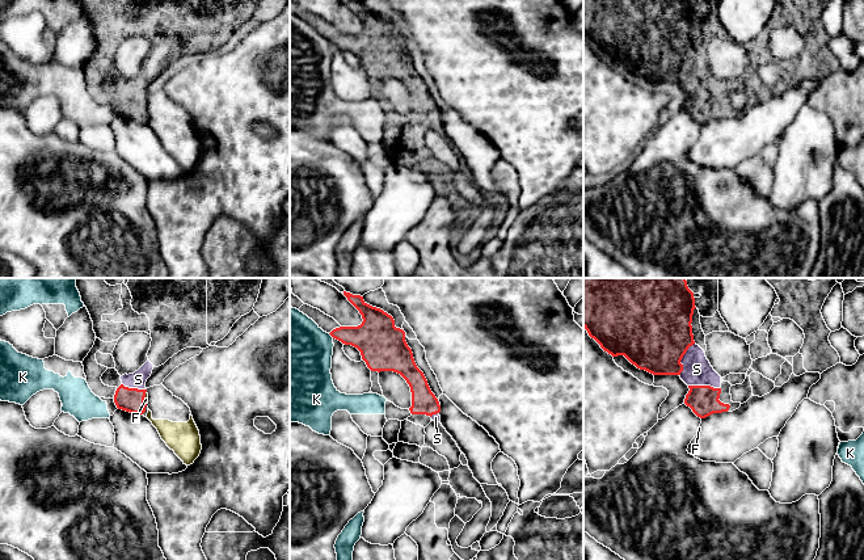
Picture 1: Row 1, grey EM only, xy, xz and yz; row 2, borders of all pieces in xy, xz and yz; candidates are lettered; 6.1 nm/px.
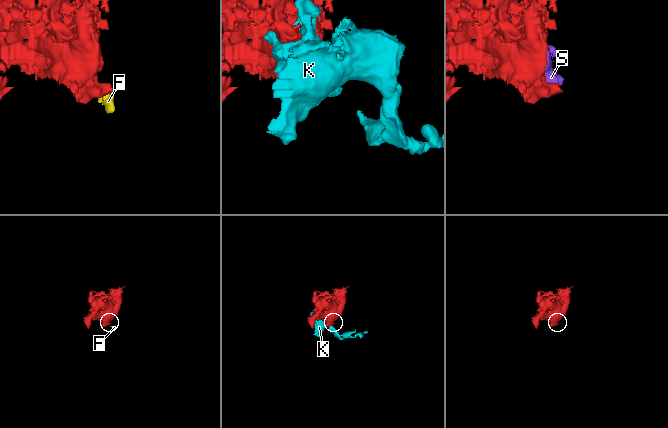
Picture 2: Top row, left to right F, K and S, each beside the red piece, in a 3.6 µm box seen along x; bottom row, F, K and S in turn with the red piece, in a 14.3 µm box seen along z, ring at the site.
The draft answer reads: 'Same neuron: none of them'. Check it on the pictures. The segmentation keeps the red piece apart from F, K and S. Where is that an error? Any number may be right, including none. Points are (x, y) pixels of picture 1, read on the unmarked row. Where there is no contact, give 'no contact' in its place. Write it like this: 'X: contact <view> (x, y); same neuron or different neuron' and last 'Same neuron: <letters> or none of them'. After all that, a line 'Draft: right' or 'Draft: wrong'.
F: contact xy (144, 102); different neuron
K: contact xz (331, 41); different neuron
S: contact yz (681, 66); different neuron
Same neuron: none of them
Draft: right

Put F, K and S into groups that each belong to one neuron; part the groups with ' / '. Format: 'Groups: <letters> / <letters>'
Groups: F K / S

